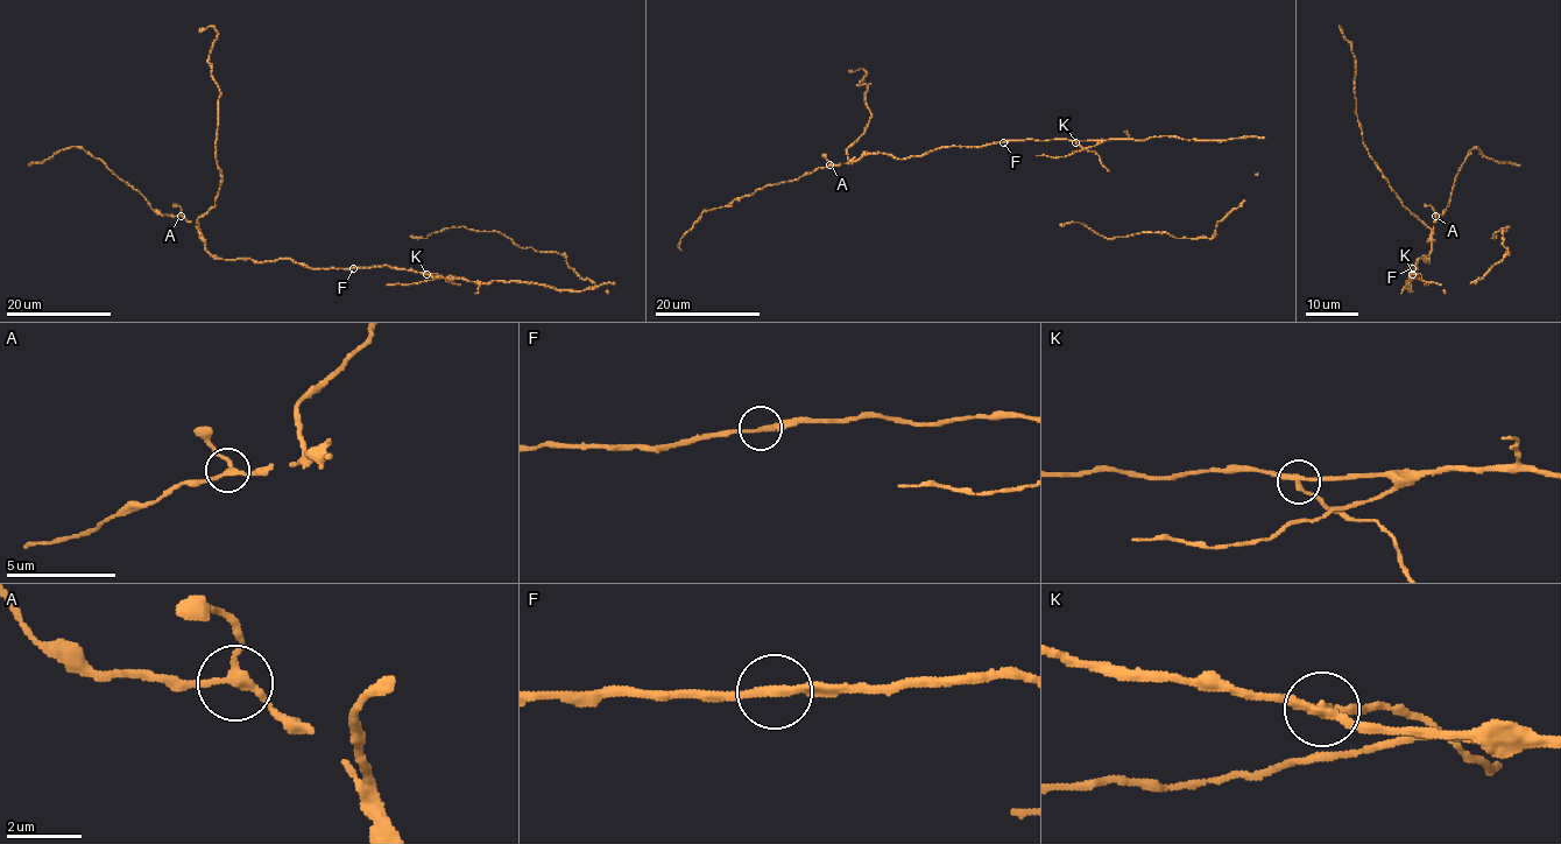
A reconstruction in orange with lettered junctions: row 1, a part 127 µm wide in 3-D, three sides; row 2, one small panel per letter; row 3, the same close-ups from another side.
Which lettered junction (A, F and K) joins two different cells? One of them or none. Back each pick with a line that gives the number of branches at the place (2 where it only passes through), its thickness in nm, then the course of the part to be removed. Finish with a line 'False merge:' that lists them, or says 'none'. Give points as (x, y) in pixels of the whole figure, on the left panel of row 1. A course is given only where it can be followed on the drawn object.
K: branches 3; calibre 200 nm; course (426, 273), (438, 273), (460, 286)
False merge: K

